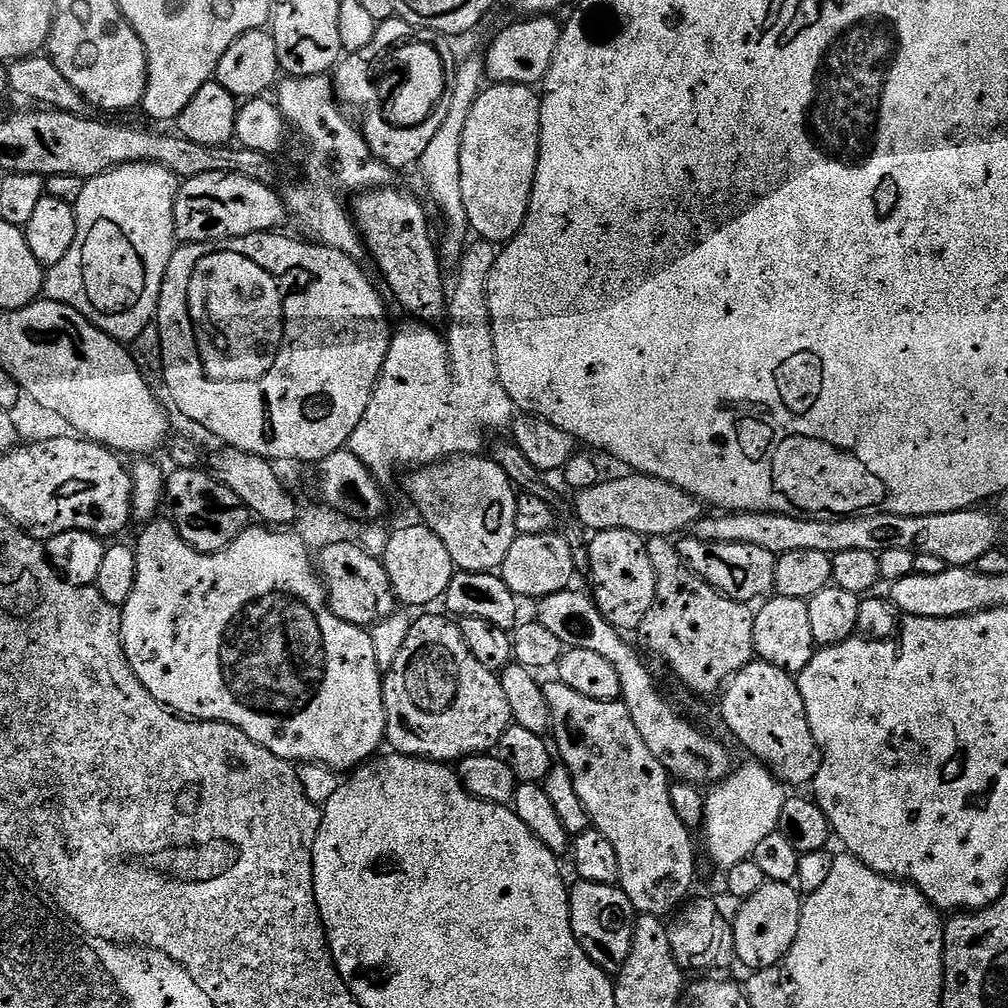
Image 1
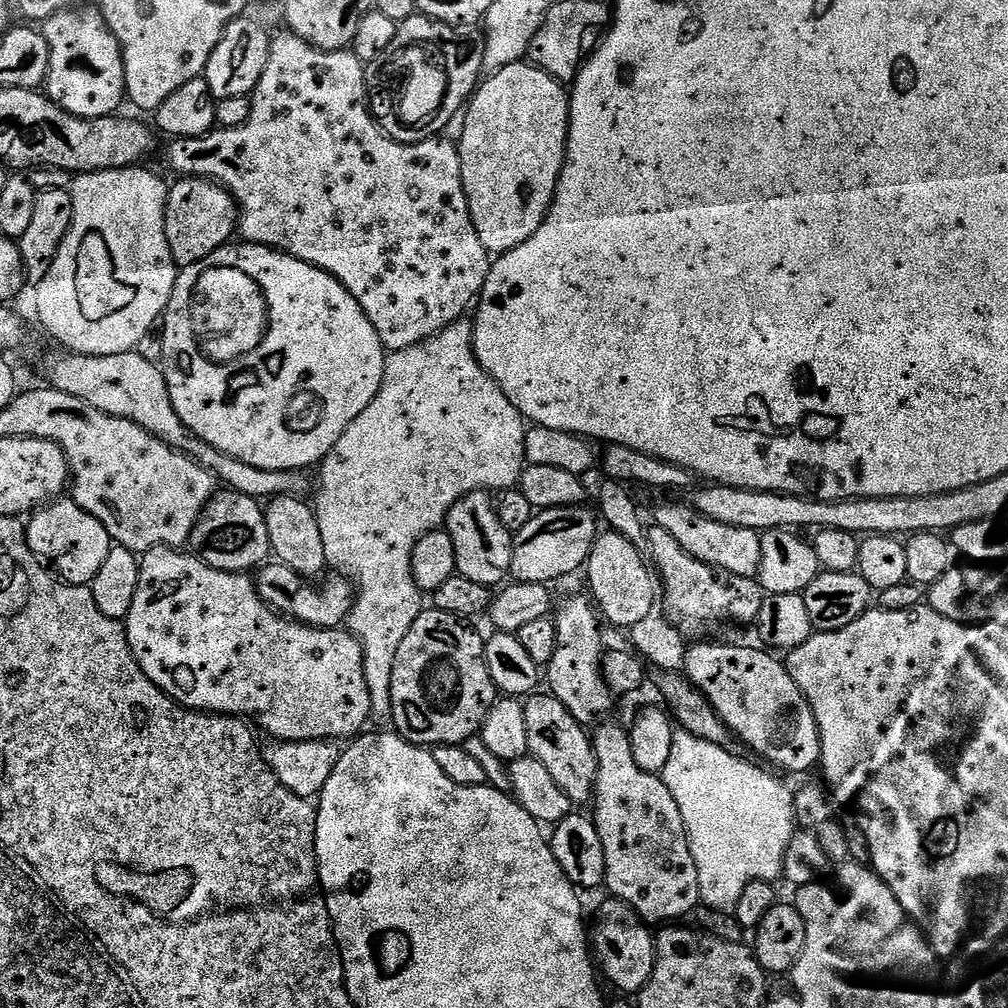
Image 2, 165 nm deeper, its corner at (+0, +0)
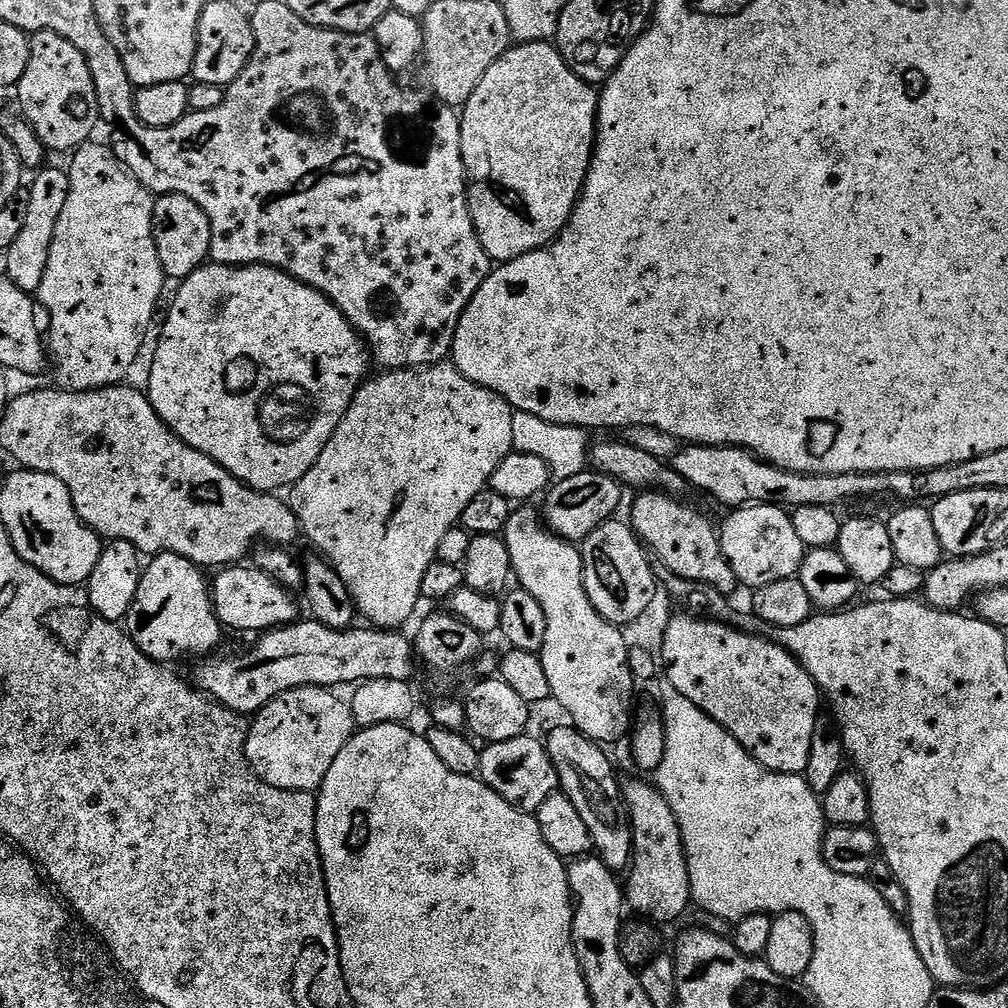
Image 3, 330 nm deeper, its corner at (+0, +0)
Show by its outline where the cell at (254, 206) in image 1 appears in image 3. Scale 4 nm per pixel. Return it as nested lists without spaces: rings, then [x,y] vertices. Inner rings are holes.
[[[175,192],[165,196],[157,195],[154,200],[154,246],[158,246],[158,262],[162,262],[162,270],[169,281],[179,282],[186,279],[194,270],[206,263],[210,256],[210,218],[190,198]]]

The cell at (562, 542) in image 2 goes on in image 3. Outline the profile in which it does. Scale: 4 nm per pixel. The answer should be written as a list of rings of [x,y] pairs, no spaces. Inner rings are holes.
[[[586,470],[574,478],[553,483],[543,497],[542,519],[556,535],[569,542],[583,542],[598,526],[617,515],[626,495],[620,481],[601,472]]]

